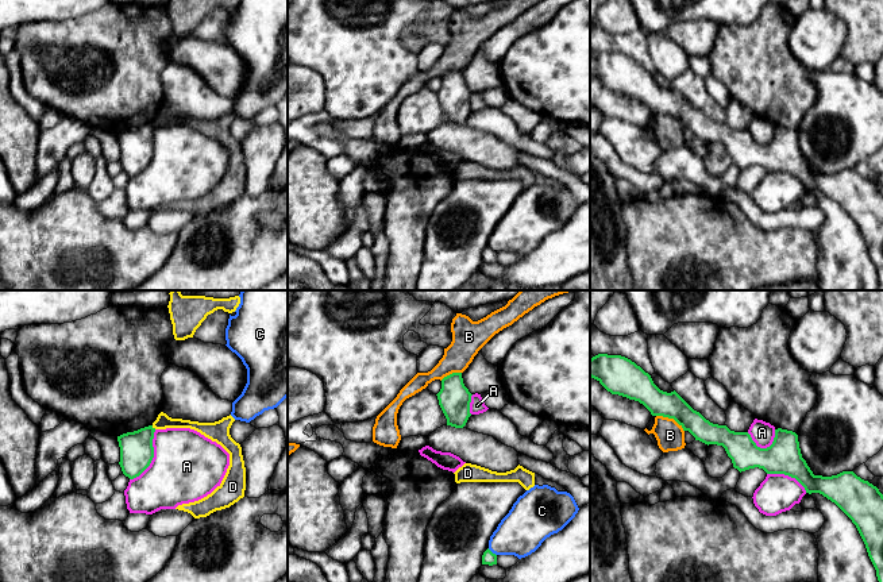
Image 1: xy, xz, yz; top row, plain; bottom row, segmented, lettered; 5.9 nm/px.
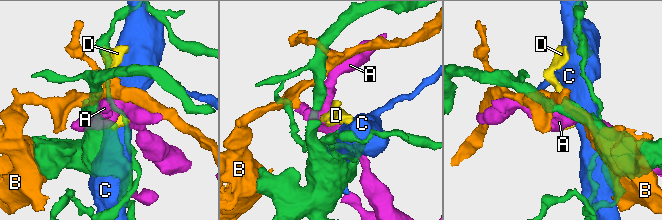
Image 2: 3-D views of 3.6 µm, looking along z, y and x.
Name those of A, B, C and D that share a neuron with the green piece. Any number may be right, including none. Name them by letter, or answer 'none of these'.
none of these

